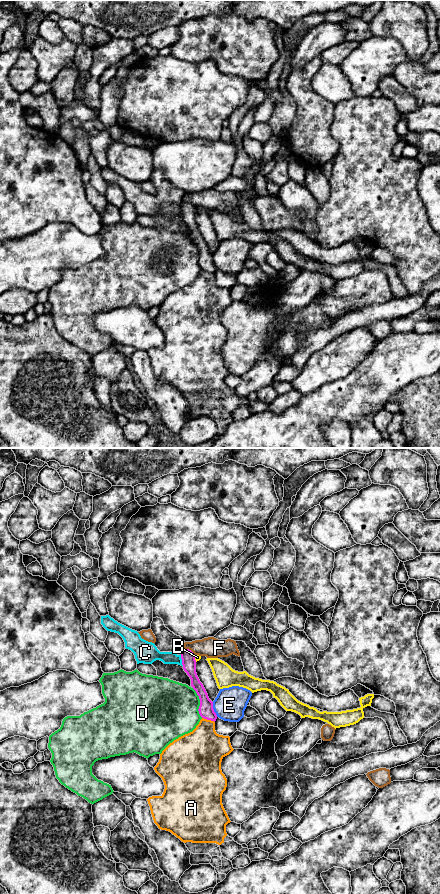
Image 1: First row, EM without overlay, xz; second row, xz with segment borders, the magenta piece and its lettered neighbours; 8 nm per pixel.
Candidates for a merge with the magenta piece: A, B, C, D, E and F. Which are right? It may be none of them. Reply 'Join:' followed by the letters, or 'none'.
Join: none

